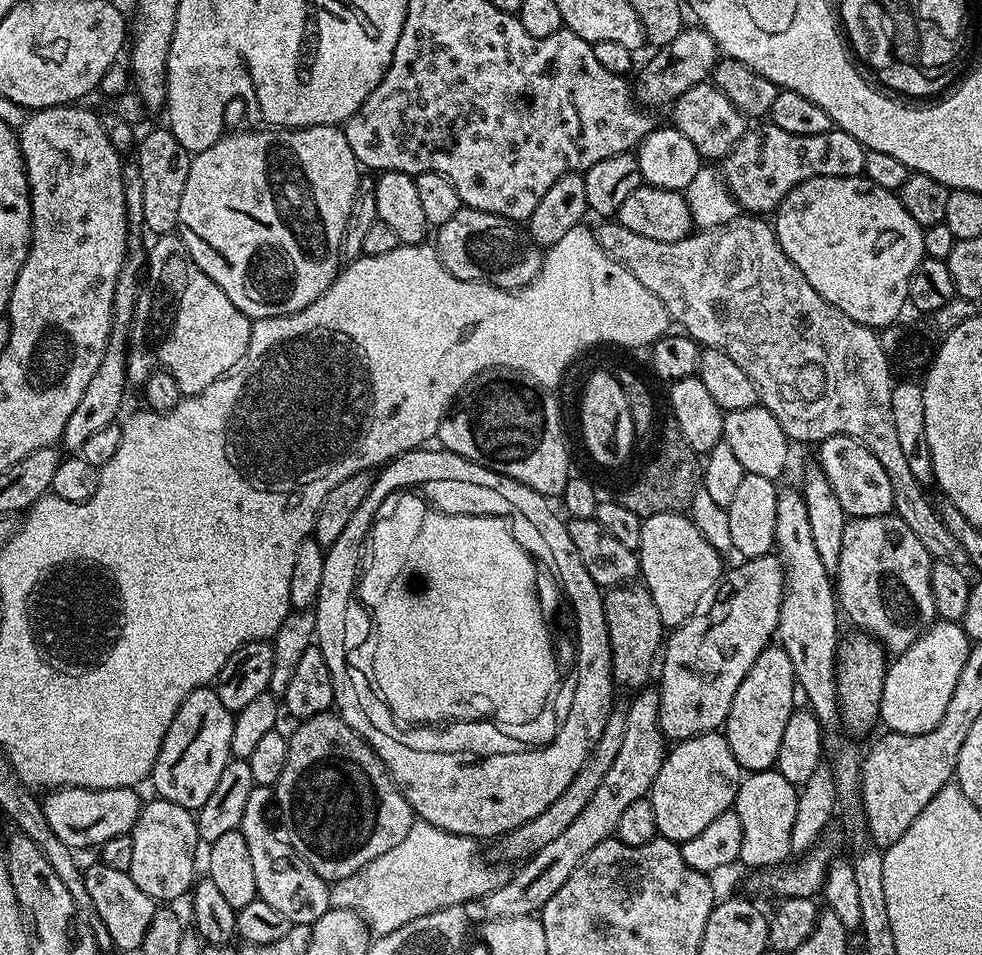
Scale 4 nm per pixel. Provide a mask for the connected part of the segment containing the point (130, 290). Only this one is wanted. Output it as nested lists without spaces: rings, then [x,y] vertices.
[[[131,235],[128,239],[128,250],[124,256],[122,270],[119,271],[118,282],[115,283],[114,302],[112,303],[112,328],[108,335],[108,345],[102,354],[102,362],[98,362],[98,370],[94,378],[90,378],[90,386],[86,386],[86,394],[78,401],[74,414],[70,414],[70,422],[66,422],[66,430],[62,437],[65,449],[78,450],[82,442],[87,442],[98,430],[117,423],[116,415],[124,404],[124,386],[129,385],[127,374],[128,334],[133,320],[140,277],[146,266],[147,251],[145,244]]]

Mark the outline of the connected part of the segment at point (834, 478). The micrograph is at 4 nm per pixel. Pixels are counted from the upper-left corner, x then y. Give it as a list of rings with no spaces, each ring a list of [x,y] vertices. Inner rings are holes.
[[[831,436],[819,441],[818,448],[820,469],[829,479],[830,490],[834,490],[838,502],[842,502],[842,510],[849,518],[874,518],[893,511],[894,490],[890,490],[890,478],[882,462],[870,454],[866,445],[849,436]]]

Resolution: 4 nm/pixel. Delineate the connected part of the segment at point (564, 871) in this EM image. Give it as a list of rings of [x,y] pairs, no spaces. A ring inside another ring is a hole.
[[[645,686],[633,696],[636,697],[631,697],[628,706],[626,735],[624,741],[622,741],[620,753],[615,756],[614,763],[610,766],[604,781],[599,784],[594,798],[590,798],[590,803],[583,808],[582,814],[578,814],[578,818],[574,818],[574,823],[560,837],[554,838],[554,842],[549,842],[547,846],[542,846],[542,850],[538,850],[534,855],[523,861],[517,867],[520,869],[517,872],[513,871],[509,875],[508,881],[502,886],[498,886],[498,890],[494,890],[488,896],[483,897],[483,919],[485,921],[518,918],[519,916],[531,916],[539,913],[540,909],[546,906],[546,902],[550,902],[550,898],[554,898],[554,894],[558,894],[558,890],[562,890],[566,878],[570,878],[570,874],[574,874],[574,870],[578,870],[578,866],[586,858],[586,854],[590,854],[590,850],[594,850],[594,846],[598,846],[598,842],[611,840],[615,837],[616,827],[622,818],[622,813],[633,802],[645,799],[651,793],[652,783],[654,778],[658,778],[658,770],[662,770],[662,762],[666,755],[664,733],[660,731],[660,694],[655,687]]]

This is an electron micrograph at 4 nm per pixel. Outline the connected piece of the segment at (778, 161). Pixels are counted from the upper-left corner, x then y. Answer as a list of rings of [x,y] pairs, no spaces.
[[[770,122],[749,127],[734,150],[722,161],[722,175],[730,194],[748,214],[772,214],[802,182],[819,176],[859,176],[864,171],[864,145],[850,134],[833,130],[826,134],[789,134]]]

